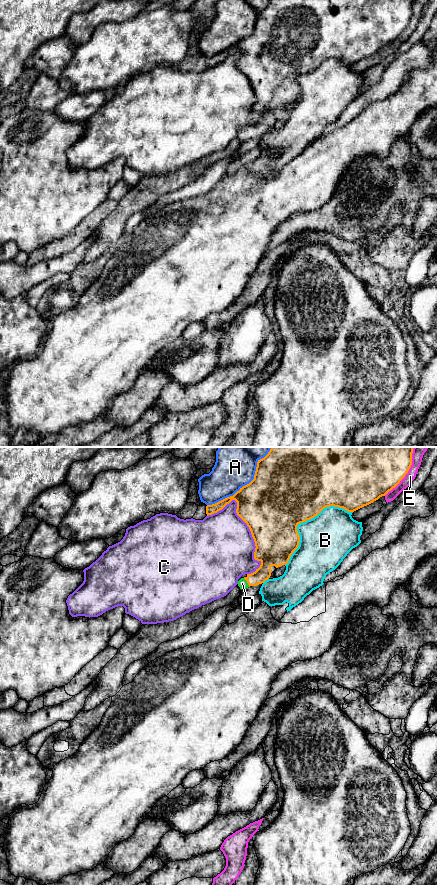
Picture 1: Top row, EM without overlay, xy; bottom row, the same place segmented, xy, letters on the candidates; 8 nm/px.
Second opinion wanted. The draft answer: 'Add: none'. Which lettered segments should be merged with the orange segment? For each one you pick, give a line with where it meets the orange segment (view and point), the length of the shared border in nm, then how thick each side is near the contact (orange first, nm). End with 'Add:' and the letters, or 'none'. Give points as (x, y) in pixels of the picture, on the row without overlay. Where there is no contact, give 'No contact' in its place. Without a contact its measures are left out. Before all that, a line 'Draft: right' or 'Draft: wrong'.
Draft: wrong
D: Touches orange at xy (247, 134). Shared border 90 nm. Thickness 120 nm (orange) against 80 nm
Add: D

